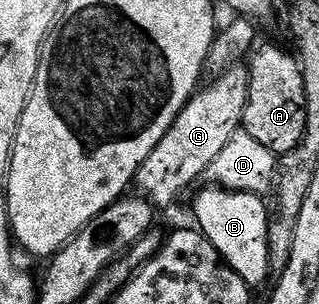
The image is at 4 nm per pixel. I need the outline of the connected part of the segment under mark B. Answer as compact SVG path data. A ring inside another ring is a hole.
M208 185L195 198L197 229L217 248L219 255L245 280L248 287L256 288L266 280L271 270L265 232L266 201L258 193L223 189L222 186Z

